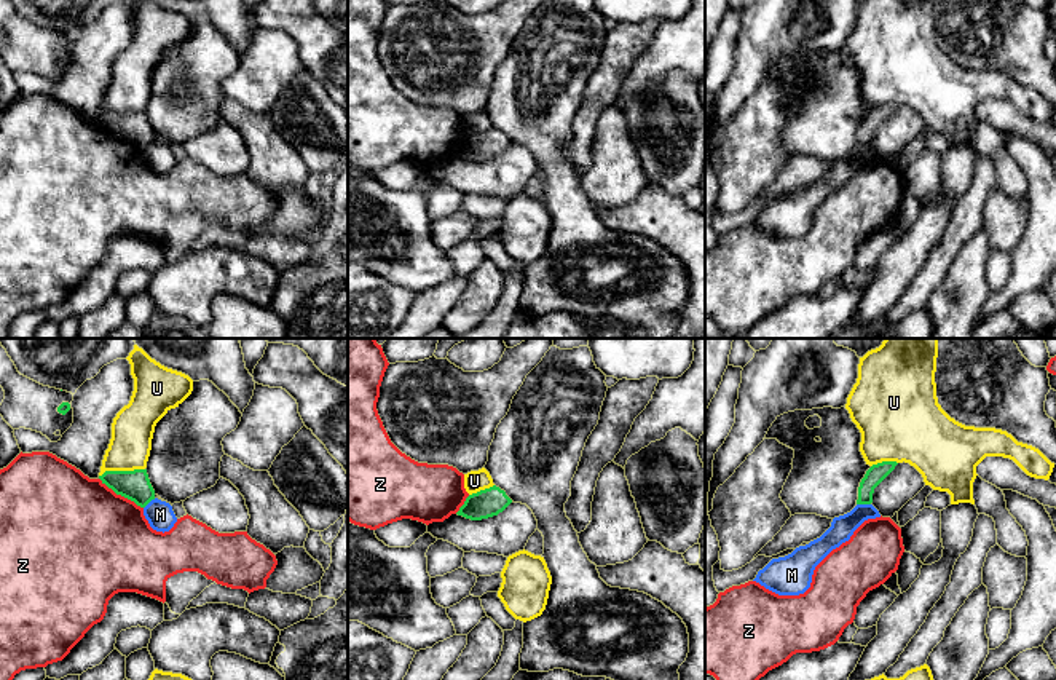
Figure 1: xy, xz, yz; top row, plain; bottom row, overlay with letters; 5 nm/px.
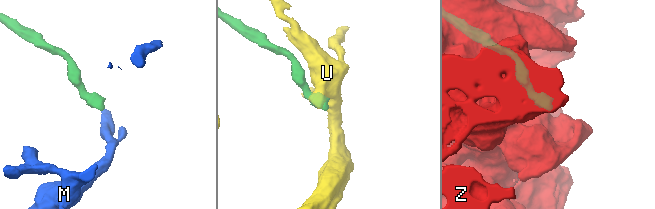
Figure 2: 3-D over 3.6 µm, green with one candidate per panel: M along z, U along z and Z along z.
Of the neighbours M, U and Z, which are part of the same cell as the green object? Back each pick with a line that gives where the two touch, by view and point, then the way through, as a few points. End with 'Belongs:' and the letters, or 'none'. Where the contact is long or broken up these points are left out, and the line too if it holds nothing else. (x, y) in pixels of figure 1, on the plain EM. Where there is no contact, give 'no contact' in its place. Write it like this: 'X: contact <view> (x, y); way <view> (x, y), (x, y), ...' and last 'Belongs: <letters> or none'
Belongs: none

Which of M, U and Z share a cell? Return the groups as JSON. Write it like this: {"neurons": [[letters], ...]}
{"neurons": [["M"], ["U"], ["Z"]]}

